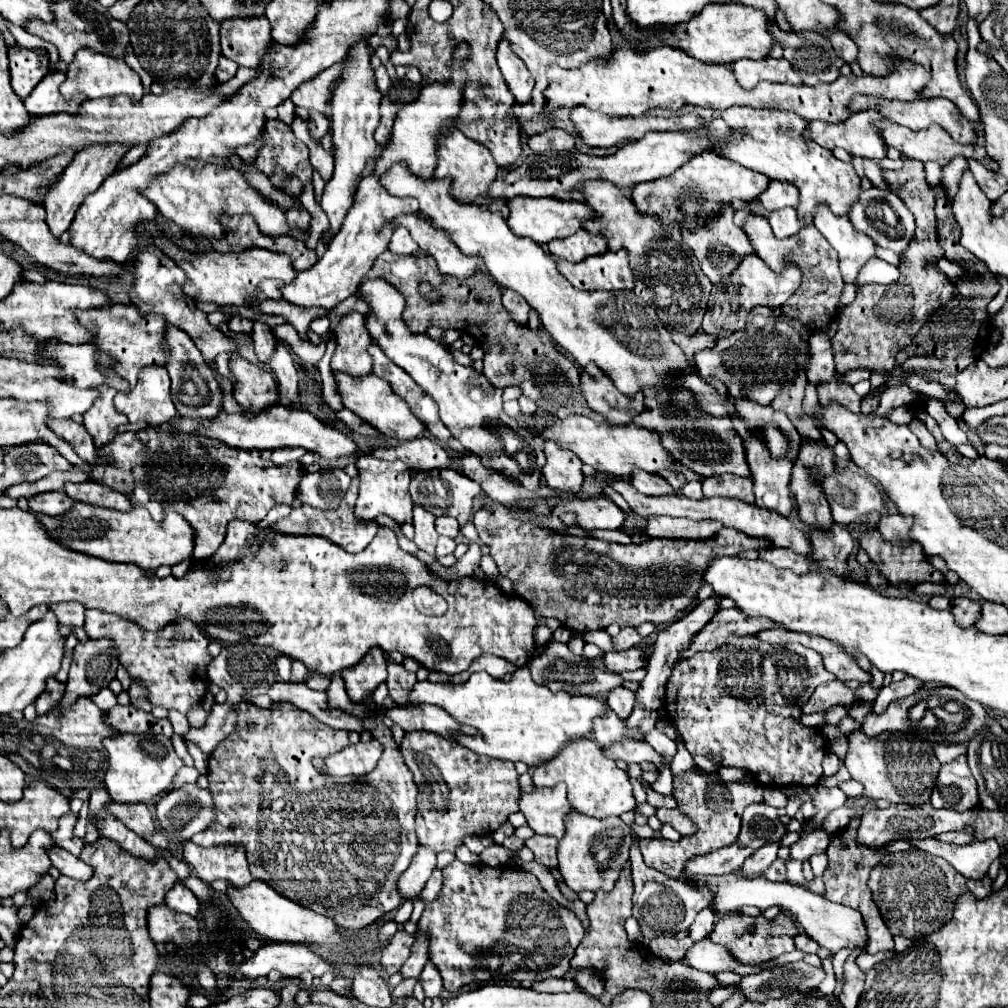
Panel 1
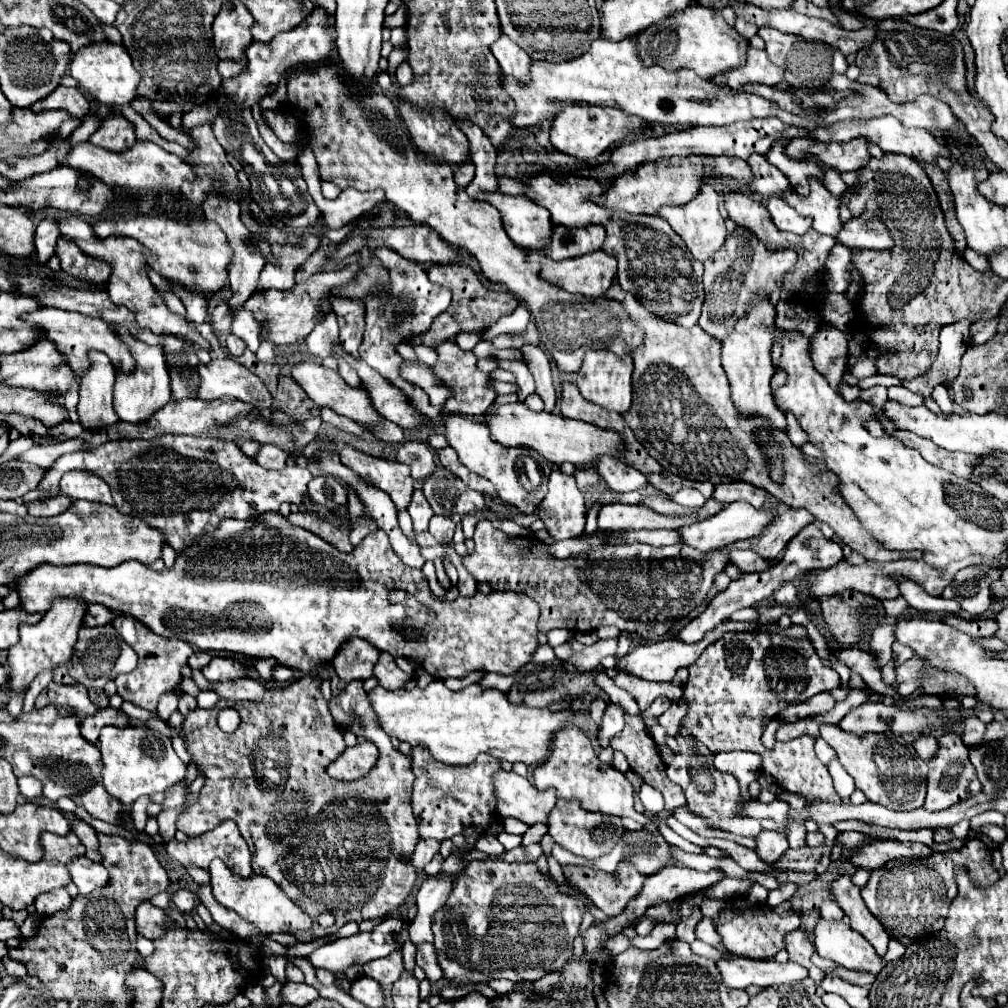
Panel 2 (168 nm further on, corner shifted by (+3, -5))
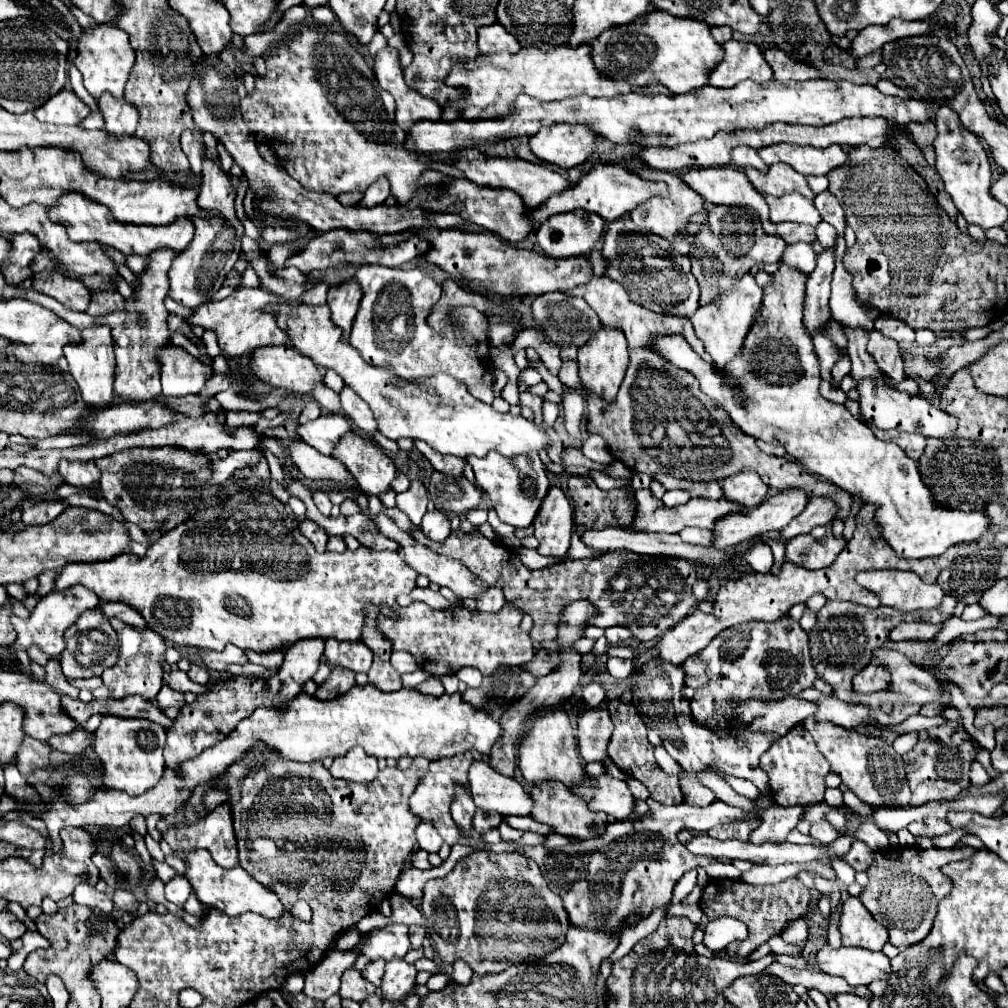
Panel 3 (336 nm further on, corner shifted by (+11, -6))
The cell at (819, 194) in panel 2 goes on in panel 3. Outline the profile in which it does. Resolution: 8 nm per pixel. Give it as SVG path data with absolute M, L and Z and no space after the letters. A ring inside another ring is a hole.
M771 164L771 172L767 174L767 178L763 178L763 174L759 174L755 170L743 170L743 172L747 174L747 178L755 186L755 190L763 196L765 194L785 196L785 194L791 194L791 192L799 192L809 200L815 198L813 190L807 184L807 178L787 164Z

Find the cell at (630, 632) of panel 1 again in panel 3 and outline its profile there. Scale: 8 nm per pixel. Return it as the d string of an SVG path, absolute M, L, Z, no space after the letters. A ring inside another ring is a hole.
M541 648L533 656L533 660L525 664L525 668L535 676L547 676L547 674L551 674L555 670L555 666L559 666L559 662L561 662L561 654L557 654L557 652L547 654L547 650Z

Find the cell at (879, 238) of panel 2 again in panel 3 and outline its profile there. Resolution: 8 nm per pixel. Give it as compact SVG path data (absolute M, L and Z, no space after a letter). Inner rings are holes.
M819 222L819 224L817 224L817 240L819 240L825 248L833 248L835 238L837 238L837 230L835 230L829 222Z

